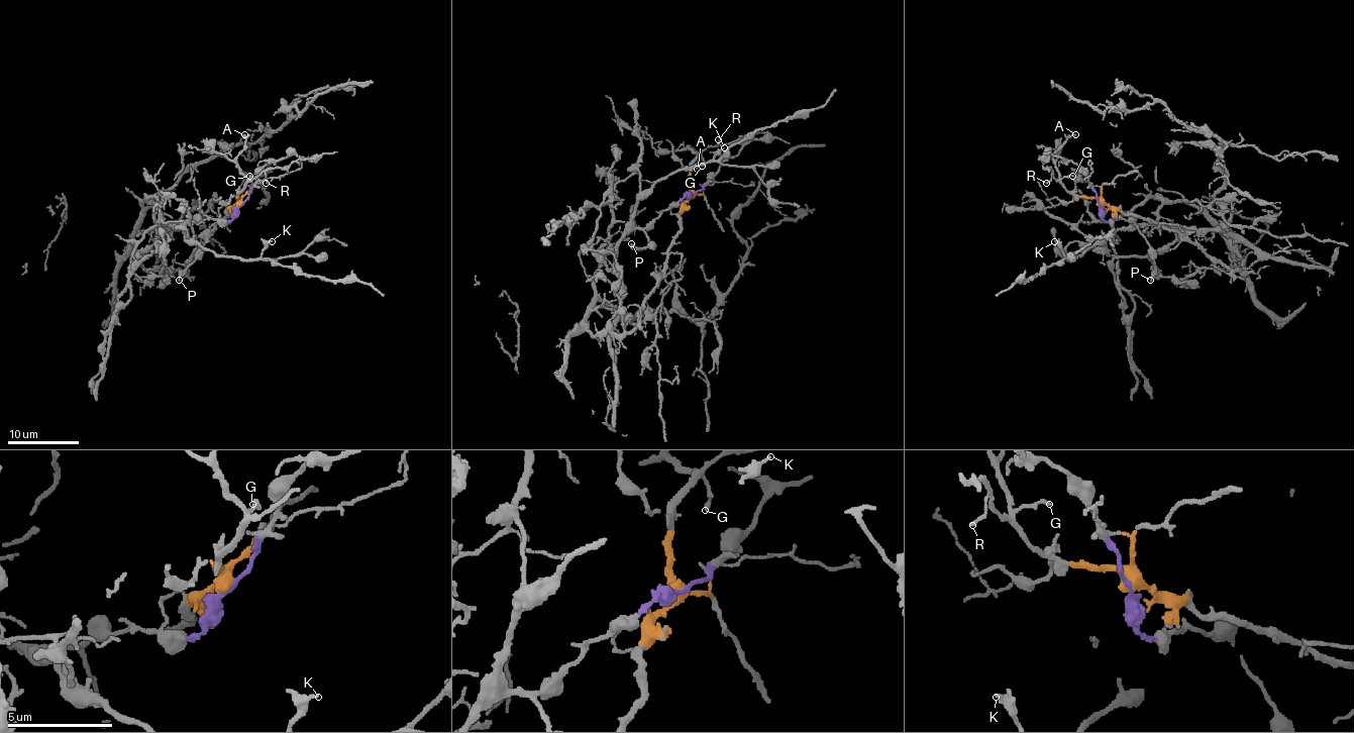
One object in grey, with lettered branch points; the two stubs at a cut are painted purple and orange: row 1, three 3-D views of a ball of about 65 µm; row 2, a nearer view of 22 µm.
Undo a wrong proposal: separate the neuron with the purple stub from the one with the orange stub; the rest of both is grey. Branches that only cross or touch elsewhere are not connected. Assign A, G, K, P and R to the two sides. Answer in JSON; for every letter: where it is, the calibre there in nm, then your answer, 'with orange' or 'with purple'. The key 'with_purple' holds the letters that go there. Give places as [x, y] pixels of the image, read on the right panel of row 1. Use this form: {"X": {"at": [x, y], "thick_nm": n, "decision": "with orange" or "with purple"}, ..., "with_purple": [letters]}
{"A": {"at": [1075, 134], "thick_nm": 180, "decision": "with orange"}, "G": {"at": [1072, 176], "thick_nm": 190, "decision": "with orange"}, "K": {"at": [1054, 241], "thick_nm": 260, "decision": "with purple"}, "P": {"at": [1150, 280], "thick_nm": 320, "decision": "with purple"}, "R": {"at": [1046, 183], "thick_nm": 160, "decision": "with orange"}, "with_purple": ["K", "P"]}

